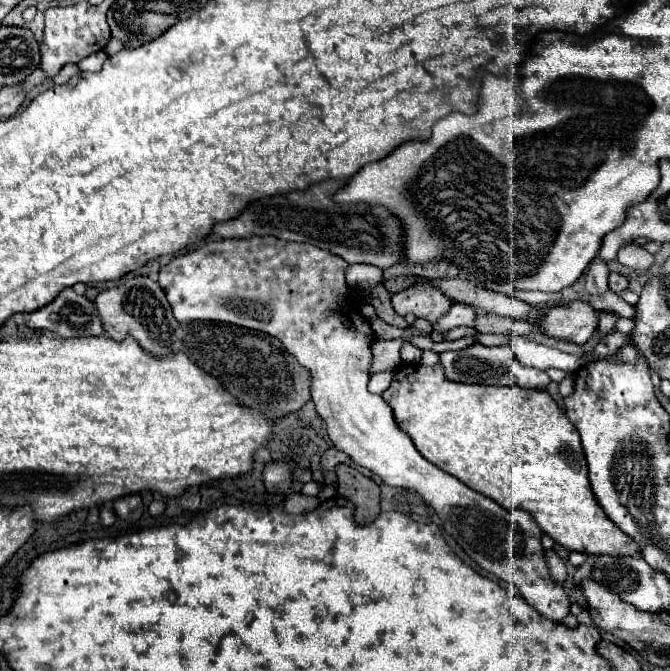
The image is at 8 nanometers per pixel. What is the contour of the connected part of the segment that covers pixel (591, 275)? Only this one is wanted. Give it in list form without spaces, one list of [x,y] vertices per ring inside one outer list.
[[[595,258],[587,268],[587,280],[585,280],[587,294],[595,294],[595,296],[605,294],[609,290],[607,276],[609,276],[609,266],[601,258]]]

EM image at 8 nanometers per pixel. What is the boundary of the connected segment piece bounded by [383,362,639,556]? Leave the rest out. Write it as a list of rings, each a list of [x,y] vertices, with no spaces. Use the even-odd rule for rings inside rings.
[[[399,364],[393,372],[391,386],[383,392],[383,400],[391,404],[397,426],[413,440],[417,452],[455,476],[475,492],[485,494],[507,510],[521,508],[529,512],[537,526],[567,550],[581,554],[611,554],[635,556],[639,546],[625,536],[597,504],[587,478],[587,460],[583,456],[579,432],[569,422],[565,412],[545,390],[525,390],[519,386],[481,386],[461,384],[445,378],[441,364],[417,368]]]

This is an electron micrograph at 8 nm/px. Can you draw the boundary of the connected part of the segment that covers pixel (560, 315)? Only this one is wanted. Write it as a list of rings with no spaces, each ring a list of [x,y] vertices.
[[[583,300],[555,304],[545,308],[543,316],[533,320],[533,328],[543,336],[583,346],[597,330],[597,312]]]

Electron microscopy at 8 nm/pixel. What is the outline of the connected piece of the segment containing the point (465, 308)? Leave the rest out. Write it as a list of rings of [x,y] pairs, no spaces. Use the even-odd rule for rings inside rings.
[[[455,302],[449,310],[449,314],[439,322],[439,332],[445,334],[447,330],[455,328],[455,326],[473,326],[475,322],[475,308],[471,308],[469,304],[463,302]]]

